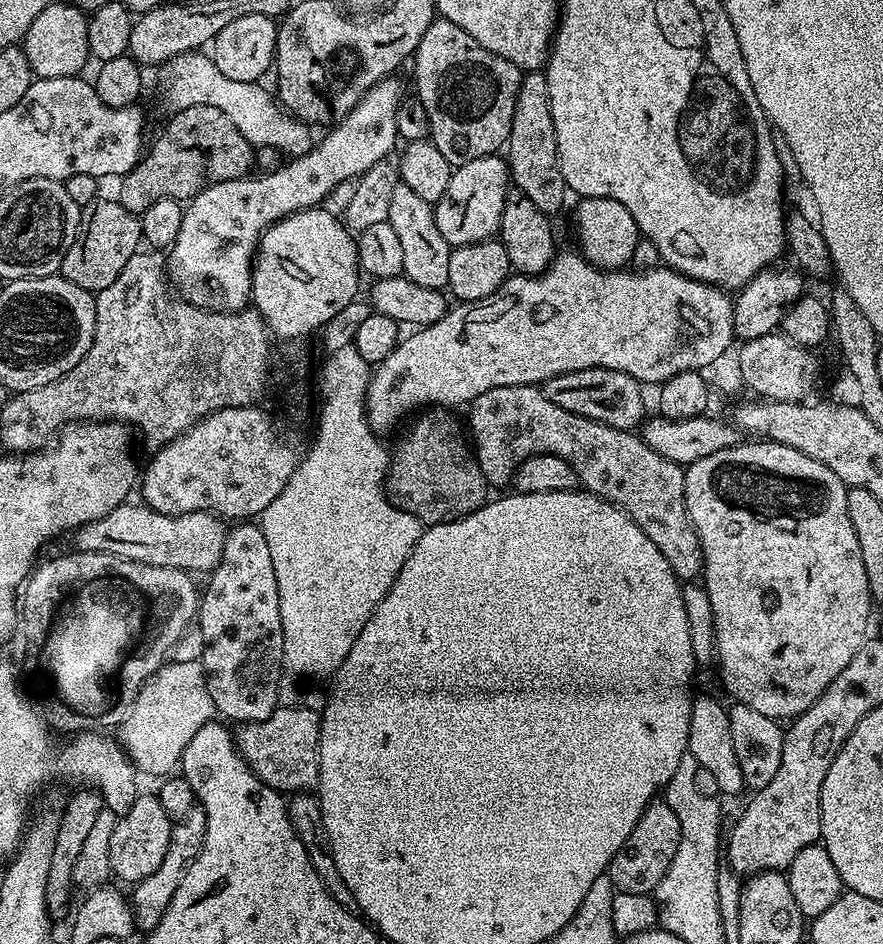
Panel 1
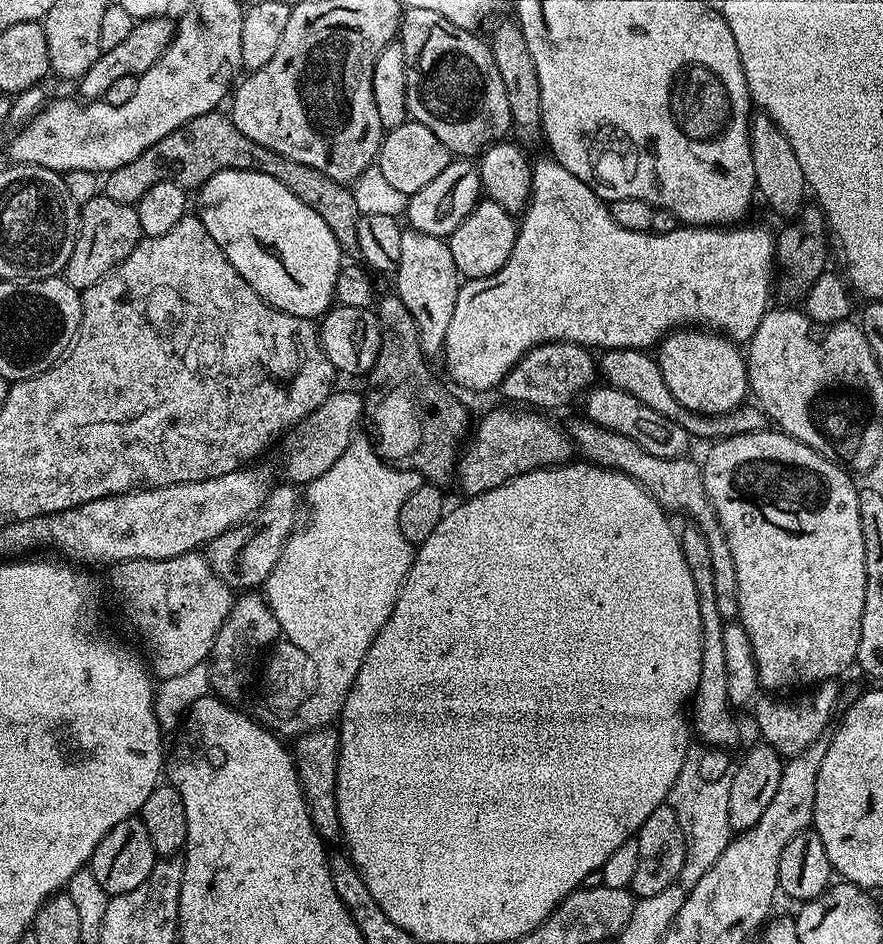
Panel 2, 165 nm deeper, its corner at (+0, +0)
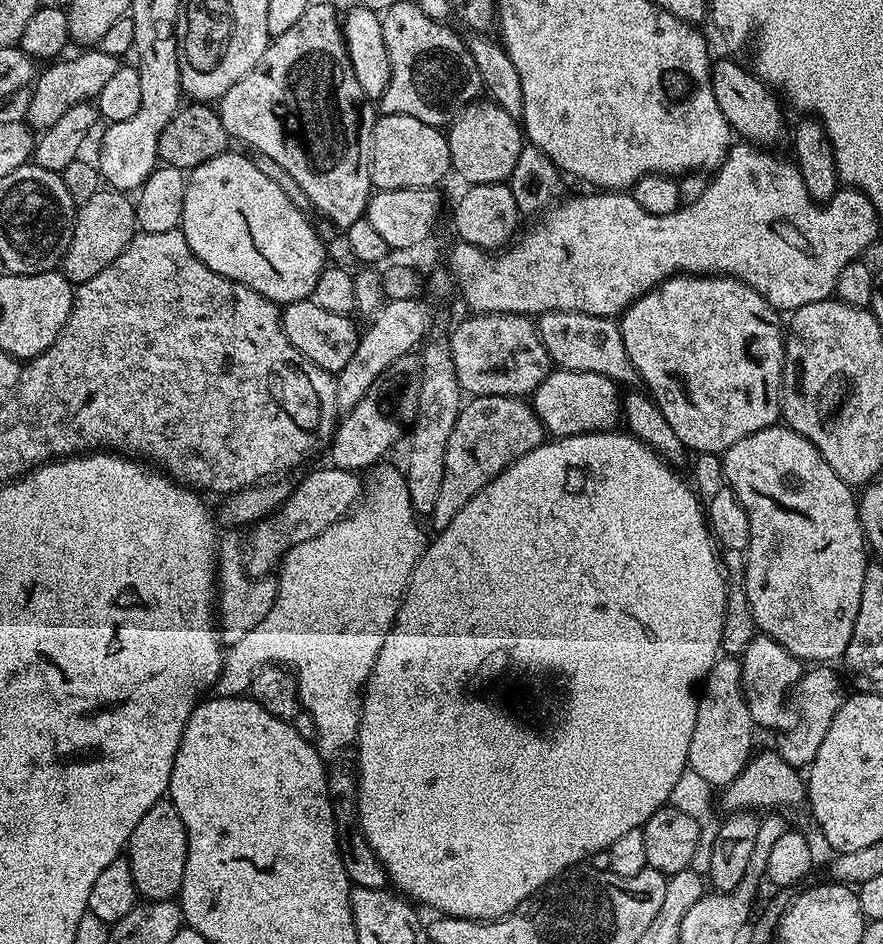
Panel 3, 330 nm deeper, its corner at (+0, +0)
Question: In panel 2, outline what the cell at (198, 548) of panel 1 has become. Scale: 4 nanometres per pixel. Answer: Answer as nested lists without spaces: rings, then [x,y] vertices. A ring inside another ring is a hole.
[[[283,482],[271,489],[268,501],[254,515],[238,526],[218,534],[206,546],[206,559],[218,574],[233,590],[256,590],[268,579],[282,554],[284,544],[298,527],[302,516],[302,496],[291,483]]]

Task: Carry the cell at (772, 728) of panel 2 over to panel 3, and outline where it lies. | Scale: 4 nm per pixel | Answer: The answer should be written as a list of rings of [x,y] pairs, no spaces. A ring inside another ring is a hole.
[[[820,664],[811,668],[814,669],[810,671],[807,669],[801,675],[790,696],[793,706],[795,704],[800,712],[800,722],[796,728],[794,726],[781,733],[776,745],[776,750],[783,760],[799,768],[811,765],[813,758],[817,756],[818,747],[834,720],[834,715],[841,709],[846,699],[846,691],[844,692],[839,676],[830,669],[833,667]]]

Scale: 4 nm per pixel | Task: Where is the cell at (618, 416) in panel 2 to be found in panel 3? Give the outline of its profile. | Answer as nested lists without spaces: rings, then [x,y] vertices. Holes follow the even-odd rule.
[[[565,368],[553,370],[531,393],[530,403],[542,422],[545,433],[556,438],[587,432],[610,432],[622,420],[621,389],[602,374],[575,372]]]

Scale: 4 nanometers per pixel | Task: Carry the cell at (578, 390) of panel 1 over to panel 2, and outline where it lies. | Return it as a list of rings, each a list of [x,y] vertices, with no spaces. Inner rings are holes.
[[[552,340],[548,344],[537,344],[525,352],[524,357],[504,376],[498,385],[498,392],[508,399],[505,401],[548,410],[544,408],[560,408],[570,403],[576,395],[579,397],[587,393],[593,387],[595,380],[592,379],[597,379],[597,376],[598,364],[589,349],[565,340]]]

